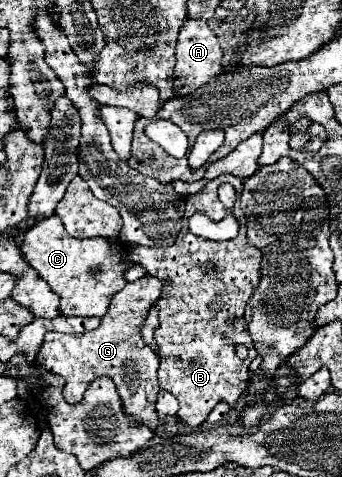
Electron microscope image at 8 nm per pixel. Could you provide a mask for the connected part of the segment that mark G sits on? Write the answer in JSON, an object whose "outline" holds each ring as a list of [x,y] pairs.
{"outline":[[[141,277],[127,283],[111,299],[109,311],[95,331],[81,335],[47,333],[45,341],[37,353],[37,363],[47,371],[65,377],[63,396],[68,403],[75,404],[83,399],[85,390],[93,377],[111,377],[119,389],[123,411],[131,411],[131,421],[135,425],[147,425],[151,431],[157,429],[159,417],[155,411],[157,393],[161,391],[157,381],[159,357],[143,343],[141,327],[145,323],[149,307],[161,297],[163,283],[157,277]]]}

